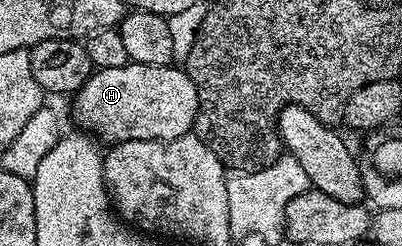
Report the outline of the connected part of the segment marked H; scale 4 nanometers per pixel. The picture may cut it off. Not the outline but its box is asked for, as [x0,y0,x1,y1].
[71,61,199,145]

